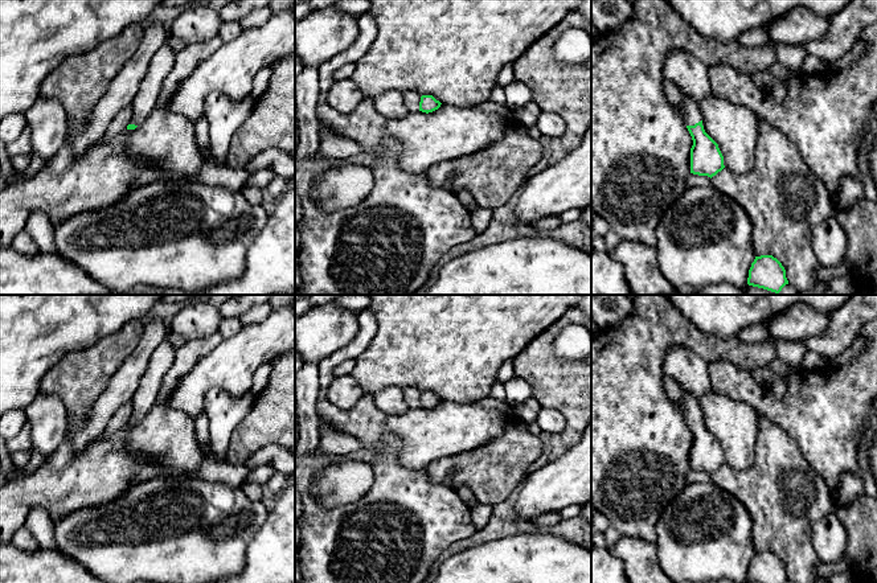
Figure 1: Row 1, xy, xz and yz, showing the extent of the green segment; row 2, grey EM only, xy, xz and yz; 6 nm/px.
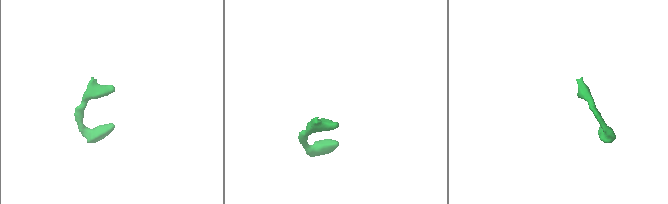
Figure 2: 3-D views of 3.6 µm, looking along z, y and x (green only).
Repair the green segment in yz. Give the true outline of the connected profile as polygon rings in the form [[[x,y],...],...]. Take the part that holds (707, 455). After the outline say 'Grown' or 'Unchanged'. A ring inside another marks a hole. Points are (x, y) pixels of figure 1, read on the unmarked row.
[[[681,391],[681,407],[693,436],[690,444],[690,469],[712,475],[725,464],[718,440],[705,428],[700,401],[696,397]]]. Grown

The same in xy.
[[[164,340],[151,356],[148,368],[131,399],[132,415],[127,426],[135,426],[151,410],[157,398],[165,373],[172,366],[177,350],[168,340]]]. Grown

